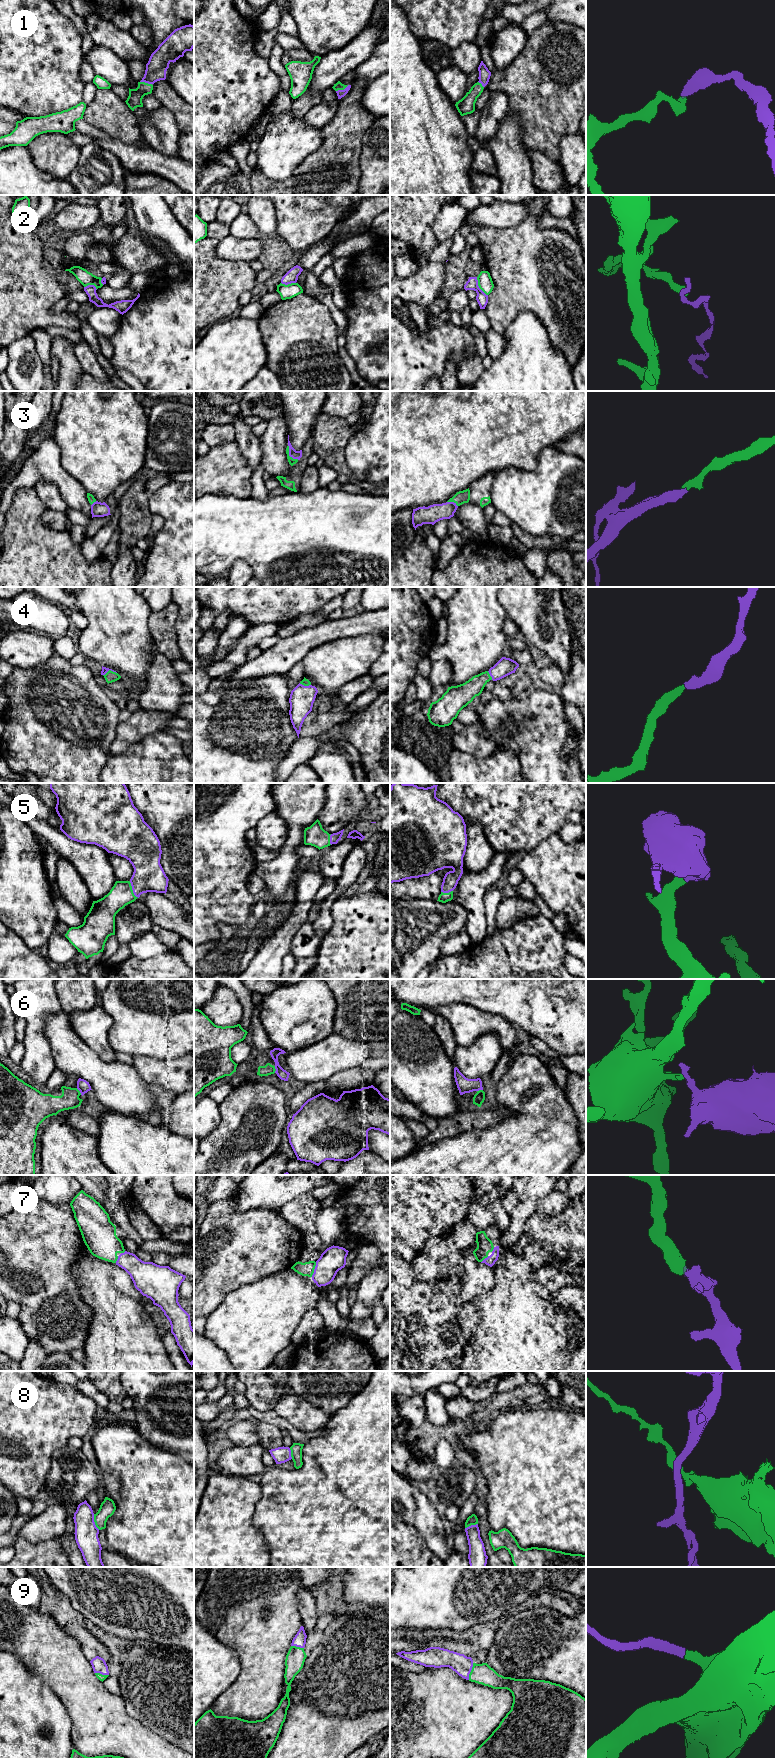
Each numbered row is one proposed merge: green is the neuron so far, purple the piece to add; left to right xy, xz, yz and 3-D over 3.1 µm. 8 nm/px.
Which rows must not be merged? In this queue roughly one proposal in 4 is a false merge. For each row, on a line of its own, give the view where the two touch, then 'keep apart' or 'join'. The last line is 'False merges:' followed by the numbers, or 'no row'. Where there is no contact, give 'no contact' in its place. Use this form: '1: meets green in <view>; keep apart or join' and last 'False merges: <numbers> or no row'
1: meets green in xz; join
2: meets green in yz; keep apart
3: meets green in xz; join
4: meets green in xz; join
5: meets green in xy; join
6: meets green in xy; keep apart
7: meets green in xz; join
8: meets green in xy; keep apart
9: meets green in yz; join
False merges: 2, 6, 8

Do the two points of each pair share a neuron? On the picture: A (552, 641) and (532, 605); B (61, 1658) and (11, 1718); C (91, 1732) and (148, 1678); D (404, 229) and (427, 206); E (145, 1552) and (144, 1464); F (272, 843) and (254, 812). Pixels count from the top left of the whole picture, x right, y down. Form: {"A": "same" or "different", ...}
{"A": "same", "B": "different", "C": "different", "D": "same", "E": "same", "F": "different"}

